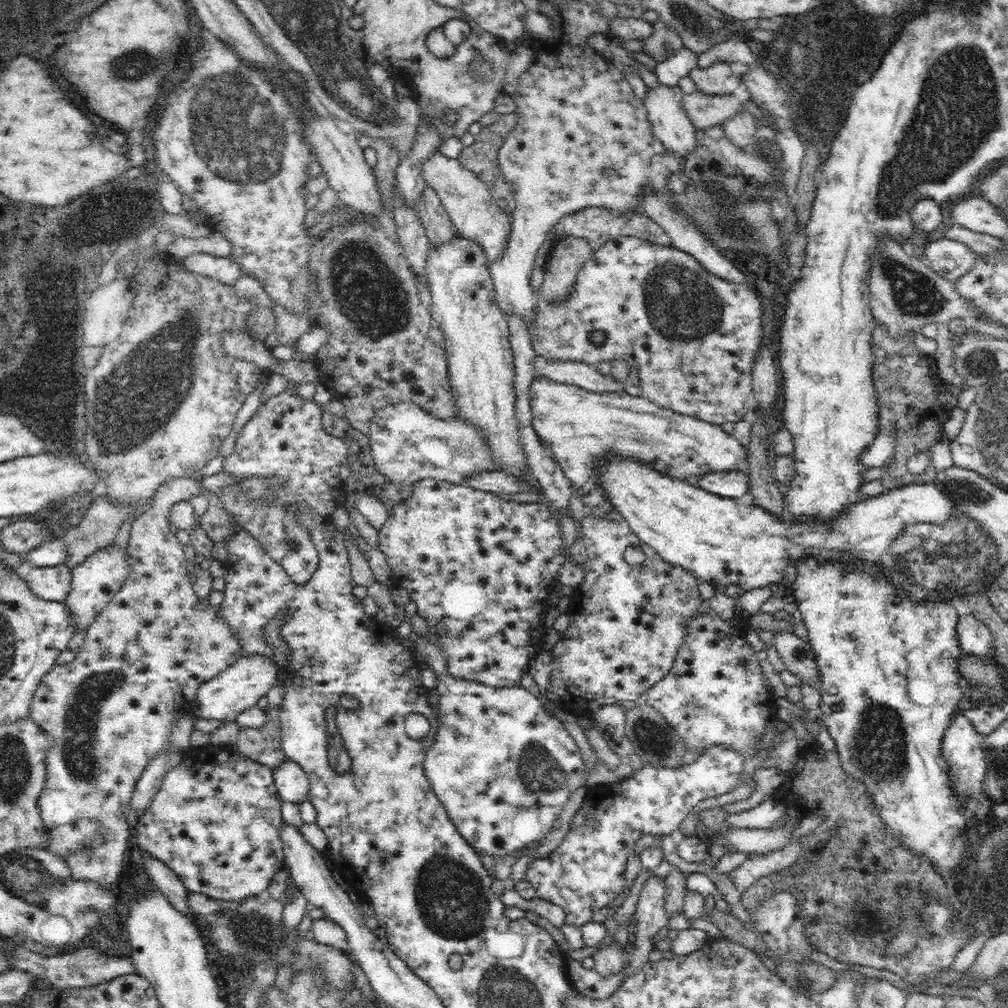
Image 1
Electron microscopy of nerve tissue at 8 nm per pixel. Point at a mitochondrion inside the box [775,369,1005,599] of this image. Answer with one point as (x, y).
(956, 490)

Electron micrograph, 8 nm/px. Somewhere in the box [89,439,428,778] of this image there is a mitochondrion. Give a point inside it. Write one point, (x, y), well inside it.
(291, 544)

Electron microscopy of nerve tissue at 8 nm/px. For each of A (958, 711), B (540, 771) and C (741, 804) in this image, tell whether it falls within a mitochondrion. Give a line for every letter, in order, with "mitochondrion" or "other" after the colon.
A: other
B: mitochondrion
C: other

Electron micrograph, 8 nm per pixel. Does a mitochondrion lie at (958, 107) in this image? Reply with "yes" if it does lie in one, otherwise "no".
yes

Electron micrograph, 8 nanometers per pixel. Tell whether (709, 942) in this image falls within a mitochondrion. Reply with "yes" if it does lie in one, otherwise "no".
no

